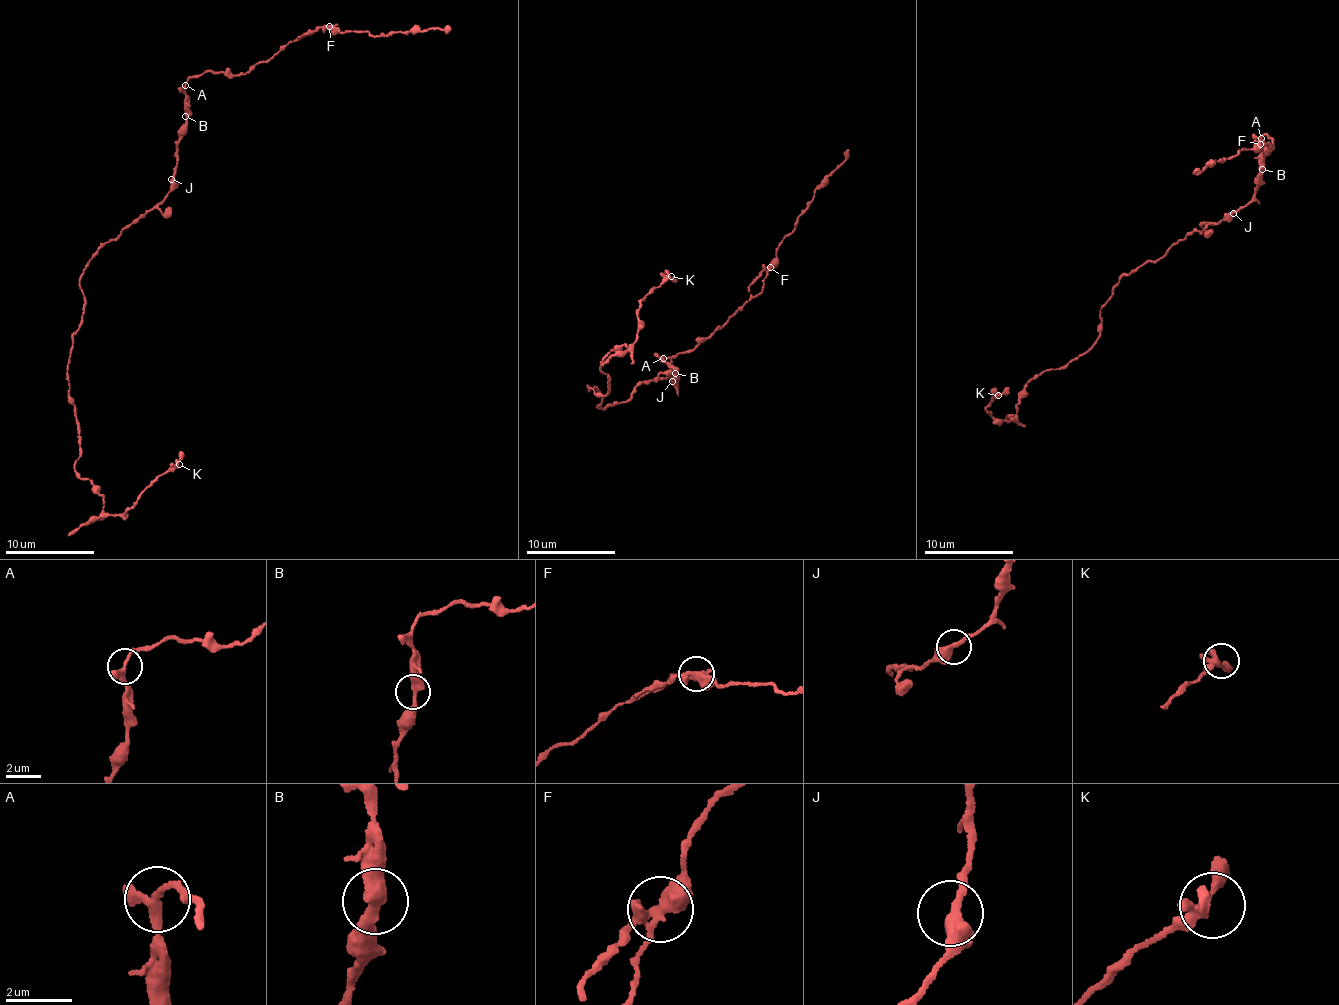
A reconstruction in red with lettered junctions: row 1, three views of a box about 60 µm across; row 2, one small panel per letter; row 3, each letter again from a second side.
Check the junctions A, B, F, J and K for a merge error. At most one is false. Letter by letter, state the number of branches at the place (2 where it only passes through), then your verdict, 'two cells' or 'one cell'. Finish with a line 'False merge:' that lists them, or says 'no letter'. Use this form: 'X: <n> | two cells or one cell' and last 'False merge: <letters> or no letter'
A: 3 | one cell
B: 2 | one cell
F: 3 | one cell
J: 2 | one cell
K: 2 | one cell
False merge: no letter

